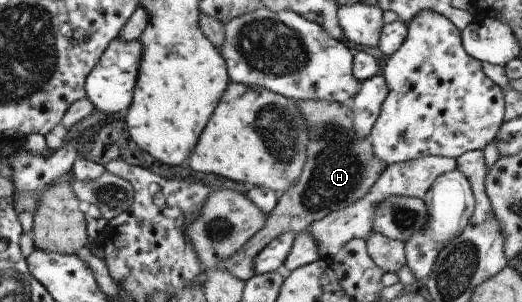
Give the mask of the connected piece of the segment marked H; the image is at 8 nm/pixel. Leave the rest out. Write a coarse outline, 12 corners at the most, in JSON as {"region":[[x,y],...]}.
{"region":[[298,101],[308,161],[262,229],[222,263],[256,257],[366,197],[389,165],[356,137],[350,104]]}

